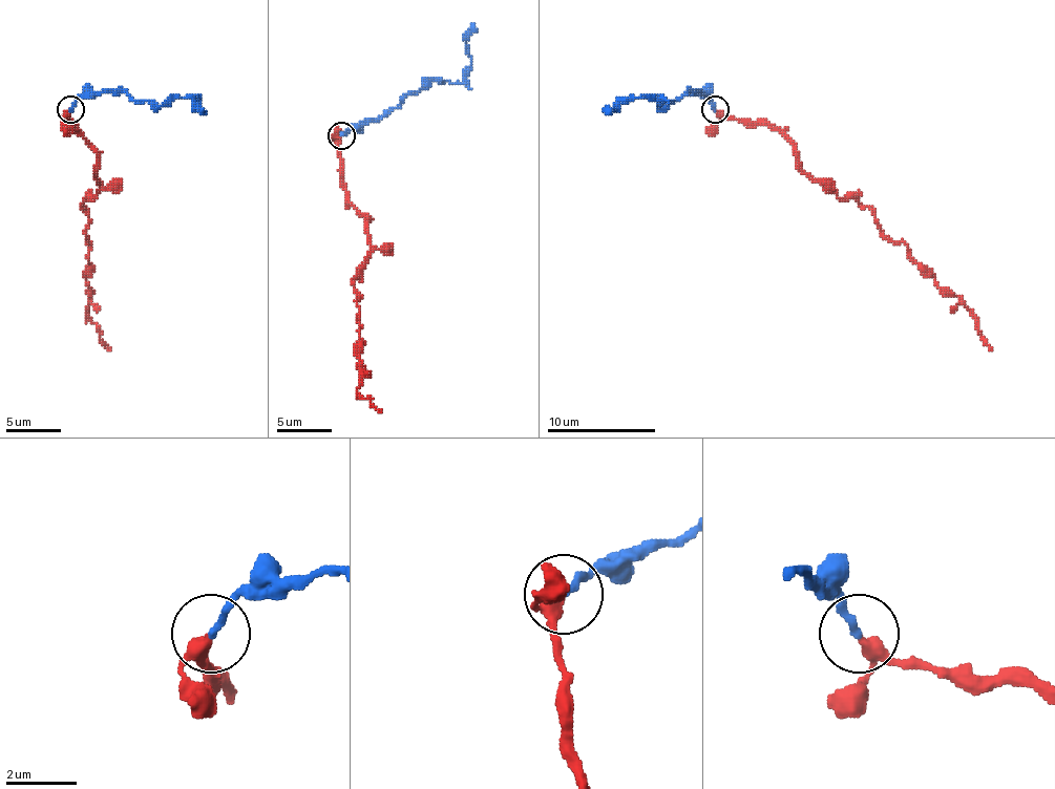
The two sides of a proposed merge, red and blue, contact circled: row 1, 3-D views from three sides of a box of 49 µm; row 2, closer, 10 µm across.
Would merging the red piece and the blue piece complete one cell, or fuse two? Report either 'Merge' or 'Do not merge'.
Merge

